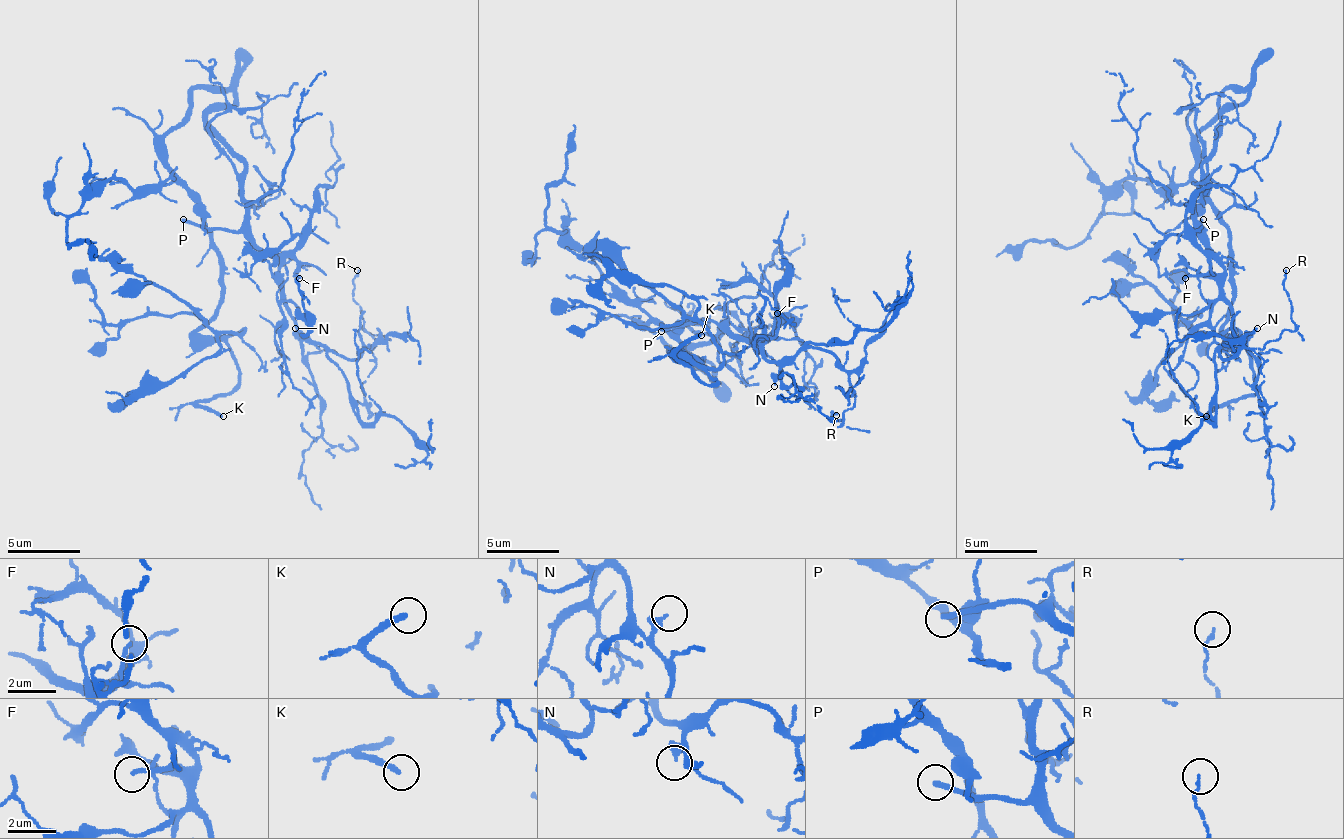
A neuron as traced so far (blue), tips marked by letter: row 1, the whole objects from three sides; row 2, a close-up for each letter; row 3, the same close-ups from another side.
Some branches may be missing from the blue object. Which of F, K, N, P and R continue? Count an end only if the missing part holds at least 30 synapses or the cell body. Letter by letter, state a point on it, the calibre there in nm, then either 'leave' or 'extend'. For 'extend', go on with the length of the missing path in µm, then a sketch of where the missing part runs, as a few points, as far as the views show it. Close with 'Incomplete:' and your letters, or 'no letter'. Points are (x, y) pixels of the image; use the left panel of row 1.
F: (299, 278) | 140 nm | leave
K: (223, 416) | 240 nm | extend | 35 µm
N: (295, 328) | 360 nm | leave
P: (183, 219) | 220 nm | extend | 60 µm
R: (357, 270) | 120 nm | leave
Incomplete: K, P

